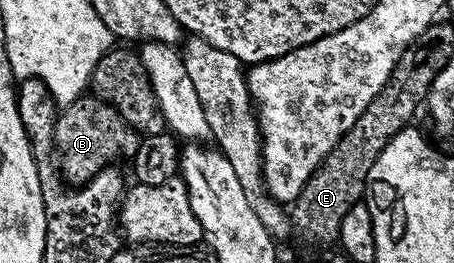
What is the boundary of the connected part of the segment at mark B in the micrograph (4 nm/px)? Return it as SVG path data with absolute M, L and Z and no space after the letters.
M93 95L77 97L65 106L54 119L56 165L71 186L81 187L91 181L101 169L117 166L117 161L132 159L142 137L116 111L109 101Z

